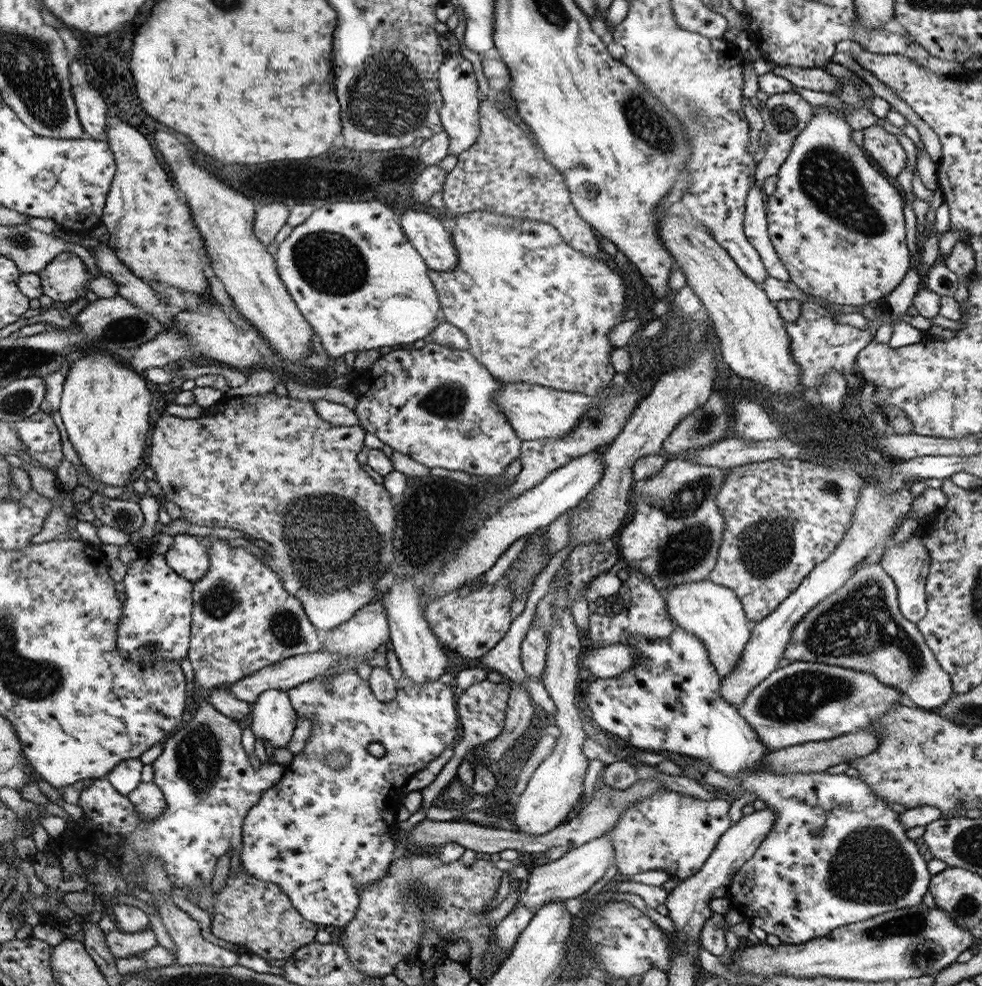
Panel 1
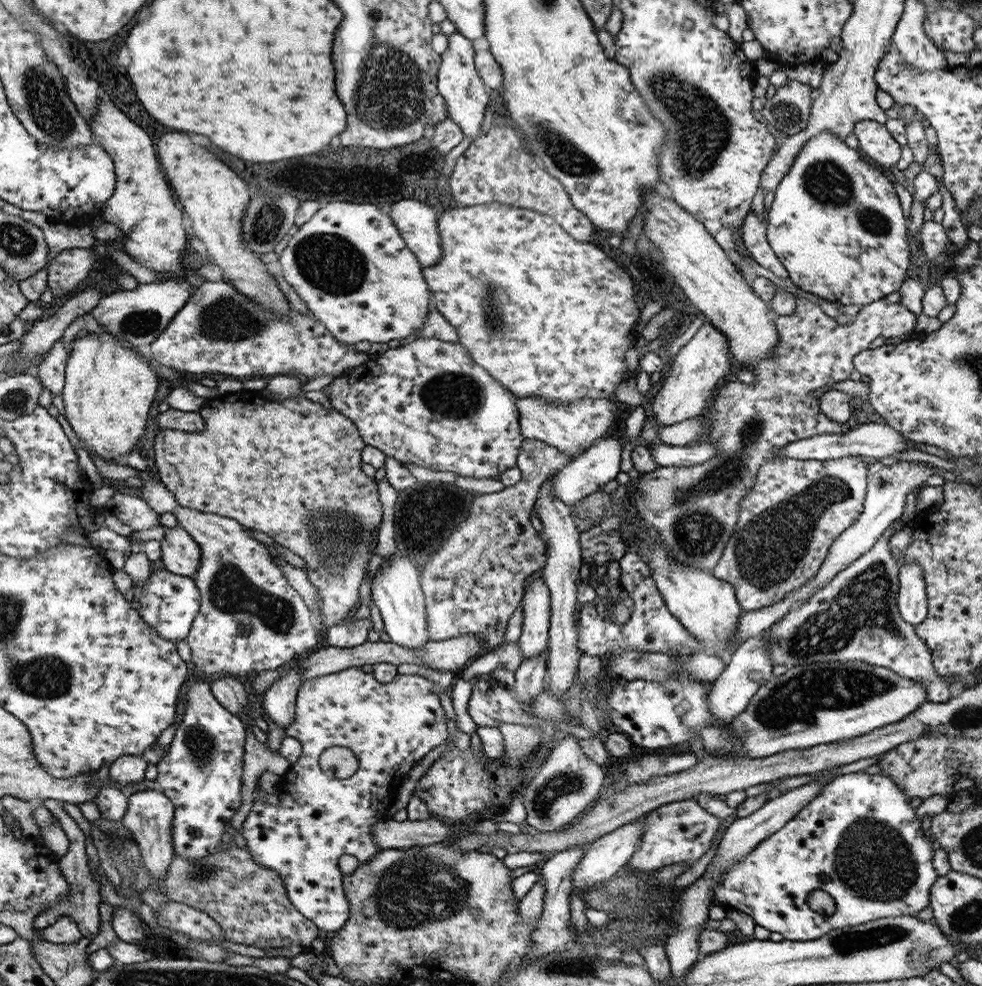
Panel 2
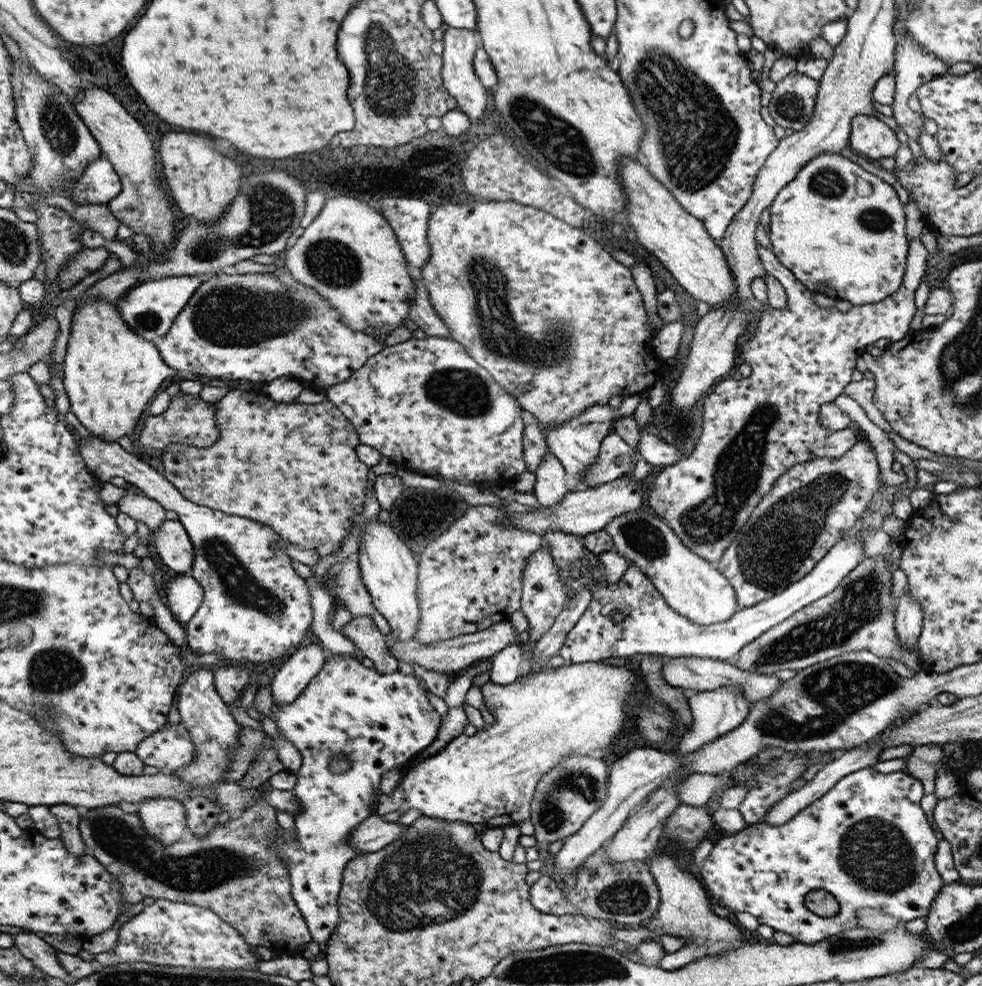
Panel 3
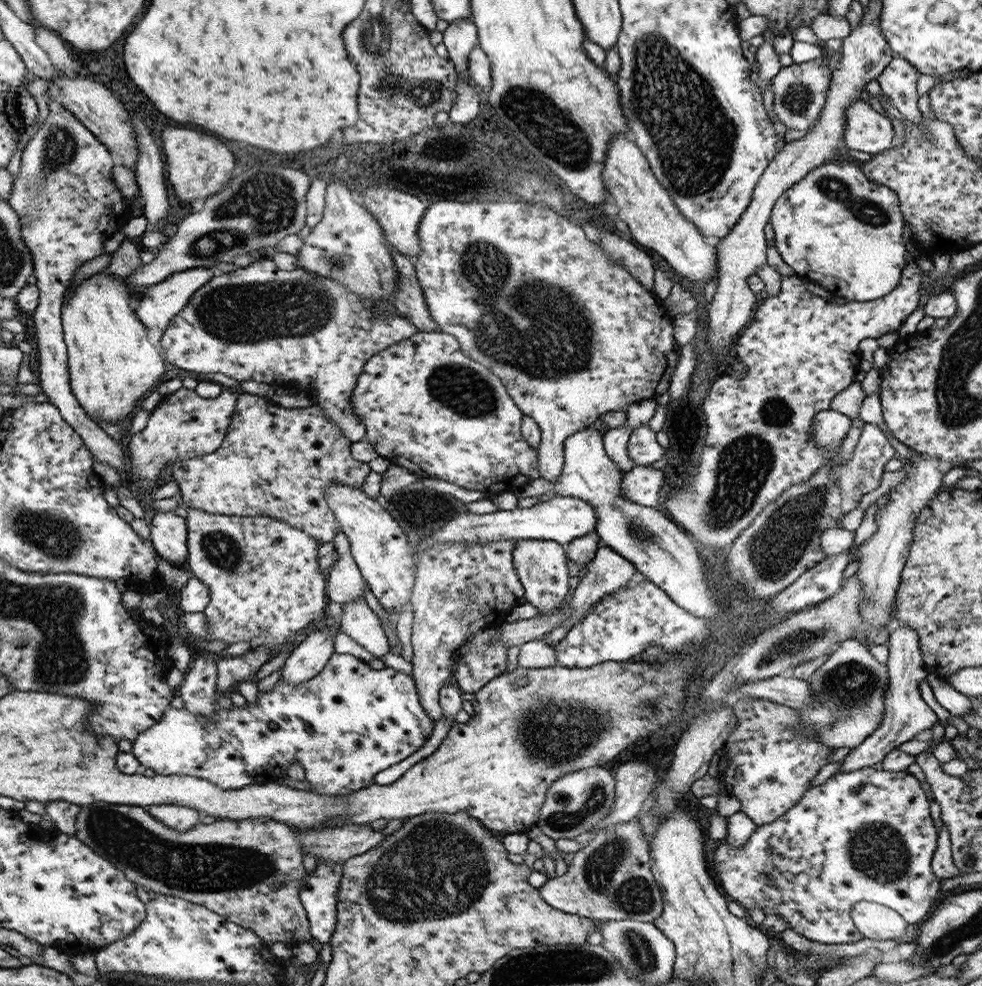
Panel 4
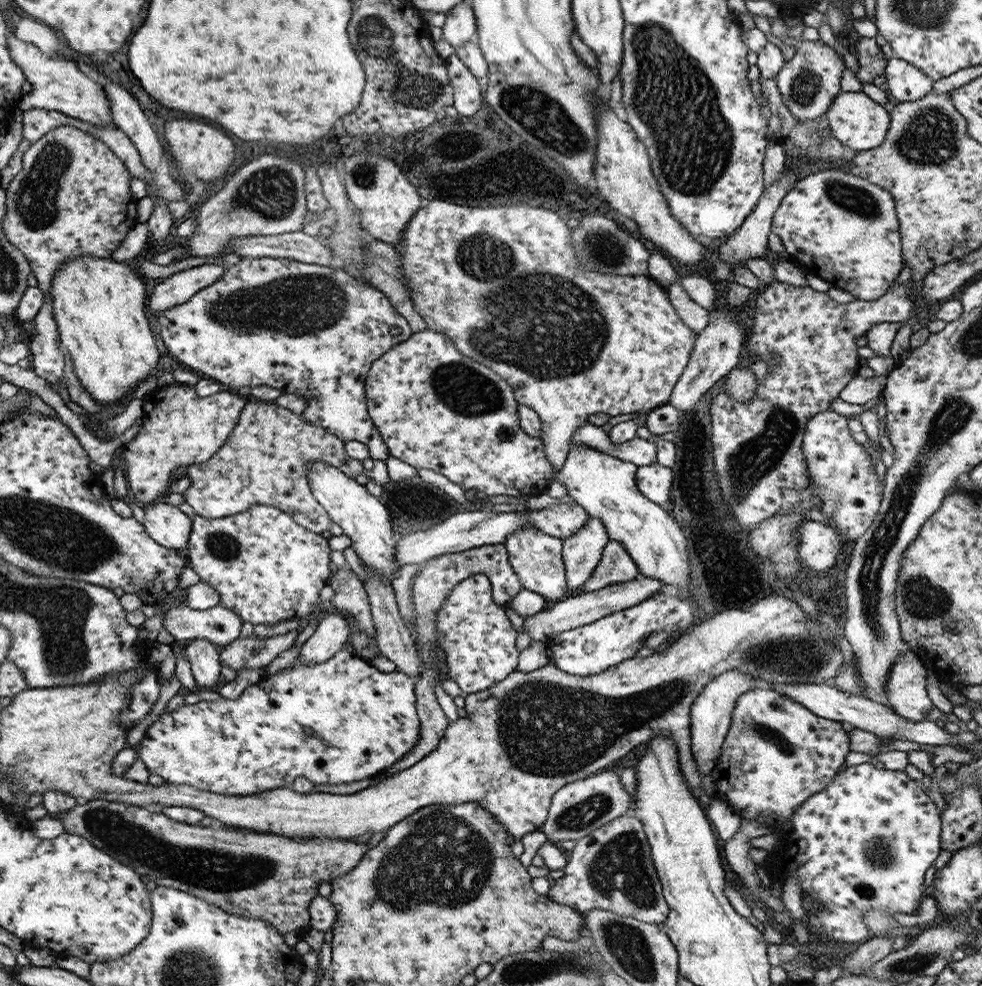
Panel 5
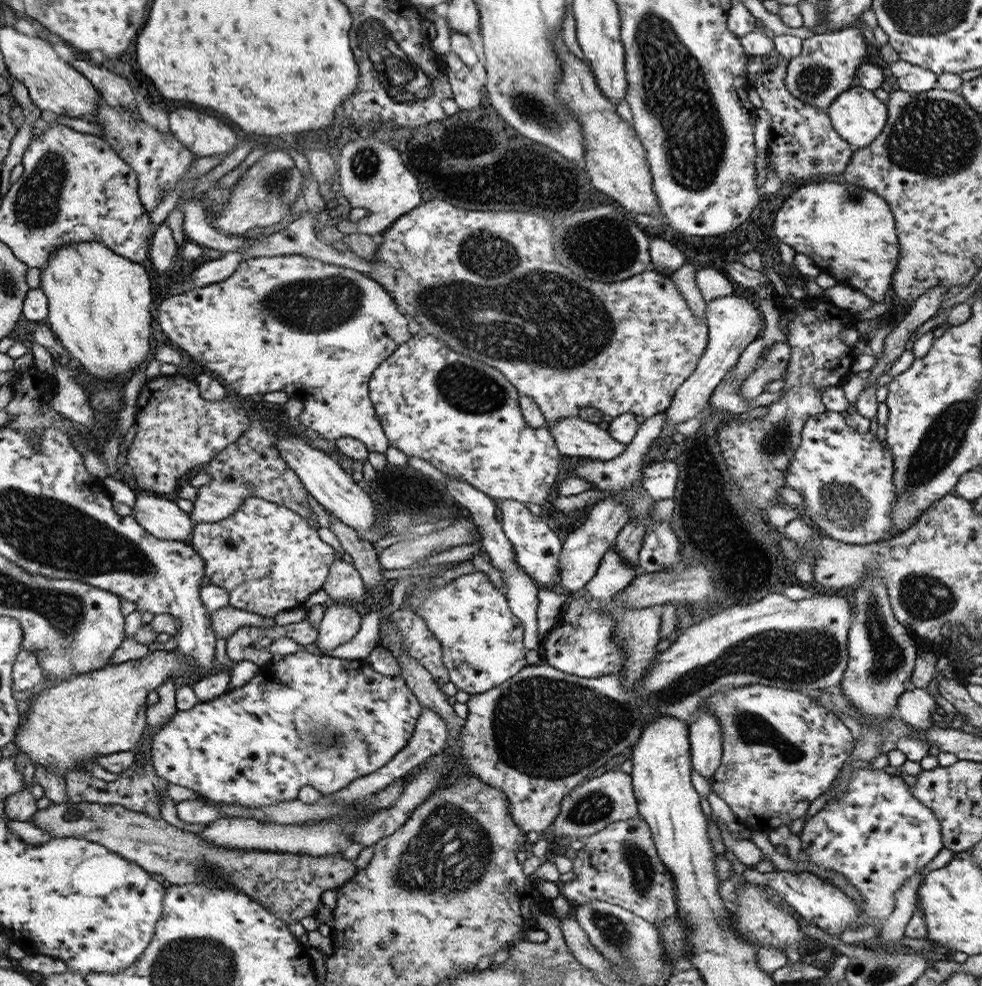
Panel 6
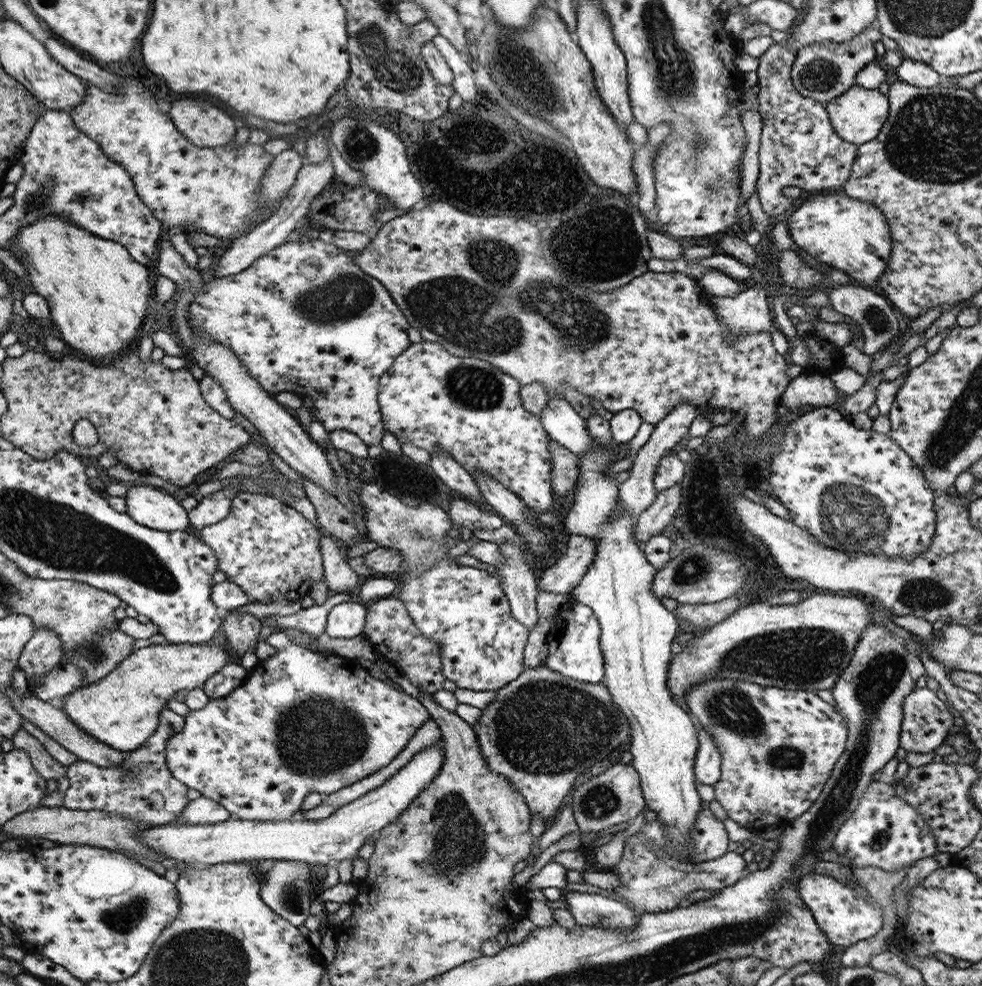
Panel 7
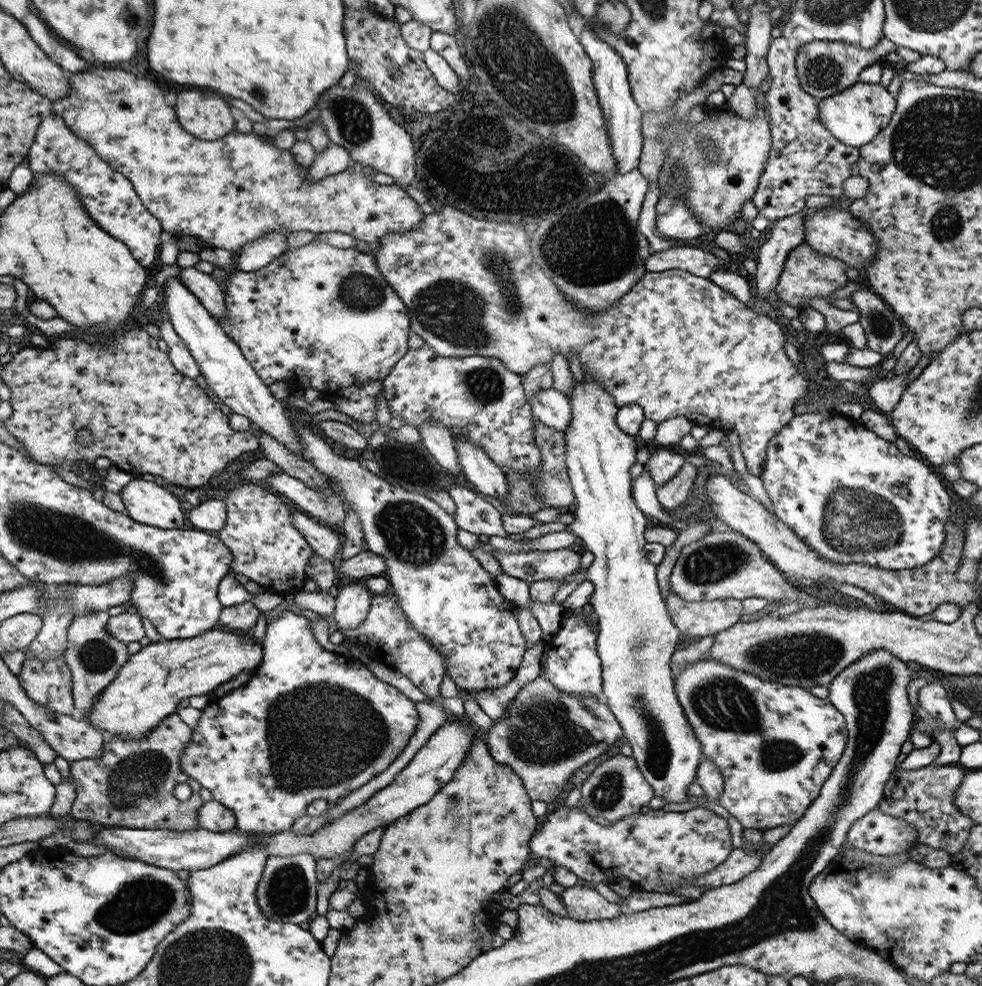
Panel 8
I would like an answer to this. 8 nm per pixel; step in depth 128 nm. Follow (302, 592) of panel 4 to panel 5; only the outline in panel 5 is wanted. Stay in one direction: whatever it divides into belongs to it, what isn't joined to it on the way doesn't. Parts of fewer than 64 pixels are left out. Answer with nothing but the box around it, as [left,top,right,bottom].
[185,505,330,626]

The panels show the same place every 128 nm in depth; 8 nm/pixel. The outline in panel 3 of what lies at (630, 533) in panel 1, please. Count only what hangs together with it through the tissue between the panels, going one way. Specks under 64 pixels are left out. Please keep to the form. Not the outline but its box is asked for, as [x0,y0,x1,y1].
[645,238,928,565]

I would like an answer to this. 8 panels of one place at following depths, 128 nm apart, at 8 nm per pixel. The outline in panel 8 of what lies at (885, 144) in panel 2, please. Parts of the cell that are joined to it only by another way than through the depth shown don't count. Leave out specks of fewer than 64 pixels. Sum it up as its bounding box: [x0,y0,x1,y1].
[818,82,897,148]

